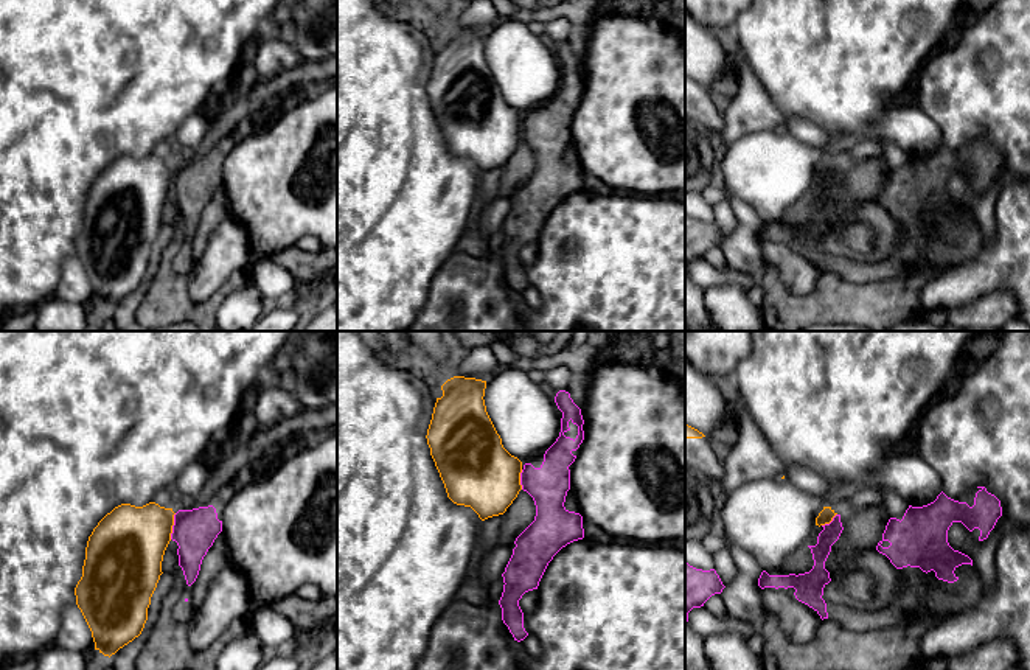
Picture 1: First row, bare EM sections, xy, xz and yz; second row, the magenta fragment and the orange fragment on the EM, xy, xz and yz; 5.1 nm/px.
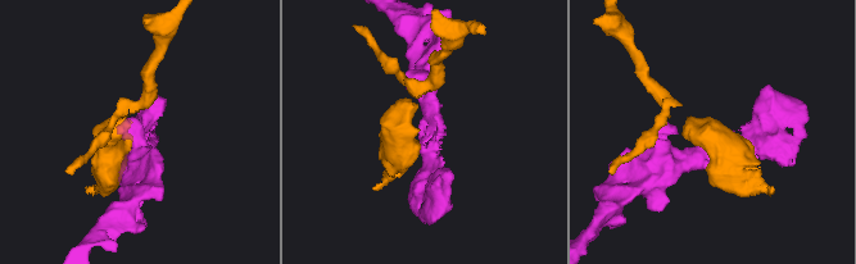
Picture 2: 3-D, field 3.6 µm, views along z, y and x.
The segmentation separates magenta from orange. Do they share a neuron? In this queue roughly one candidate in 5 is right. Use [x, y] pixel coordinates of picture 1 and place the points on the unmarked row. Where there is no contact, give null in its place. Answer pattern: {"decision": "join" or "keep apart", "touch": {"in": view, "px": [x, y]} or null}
{"decision": "keep apart", "touch": {"in": "xy", "px": [173, 177]}}

